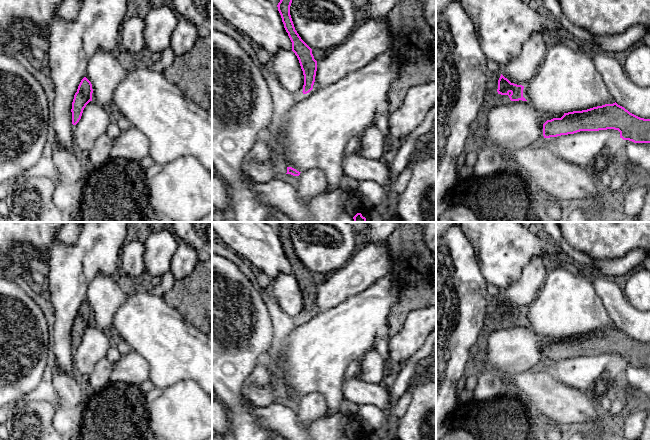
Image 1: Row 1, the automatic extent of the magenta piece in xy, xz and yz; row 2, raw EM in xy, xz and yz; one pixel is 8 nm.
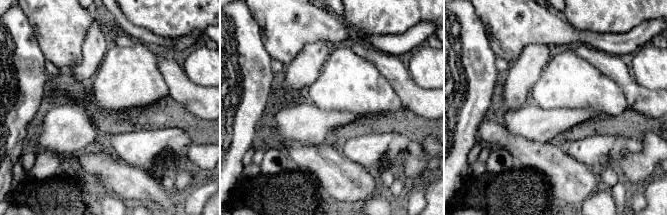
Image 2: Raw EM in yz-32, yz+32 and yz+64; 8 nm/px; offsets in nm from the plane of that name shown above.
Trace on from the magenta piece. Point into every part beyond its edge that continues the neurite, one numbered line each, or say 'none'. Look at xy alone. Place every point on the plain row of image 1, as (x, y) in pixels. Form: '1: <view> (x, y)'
none

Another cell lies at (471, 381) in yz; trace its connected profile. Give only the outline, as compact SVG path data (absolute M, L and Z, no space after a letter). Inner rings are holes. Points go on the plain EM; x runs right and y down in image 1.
M470 371L469 374L467 375L464 389L467 389L469 391L473 391L475 386L477 385L477 382L478 382L477 371Z

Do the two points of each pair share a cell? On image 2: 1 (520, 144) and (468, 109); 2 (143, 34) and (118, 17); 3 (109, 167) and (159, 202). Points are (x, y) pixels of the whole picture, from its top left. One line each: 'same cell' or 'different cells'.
1: different cells
2: same cell
3: same cell

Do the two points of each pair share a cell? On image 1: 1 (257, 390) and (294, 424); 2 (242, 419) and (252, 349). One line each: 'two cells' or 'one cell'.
1: two cells
2: one cell

